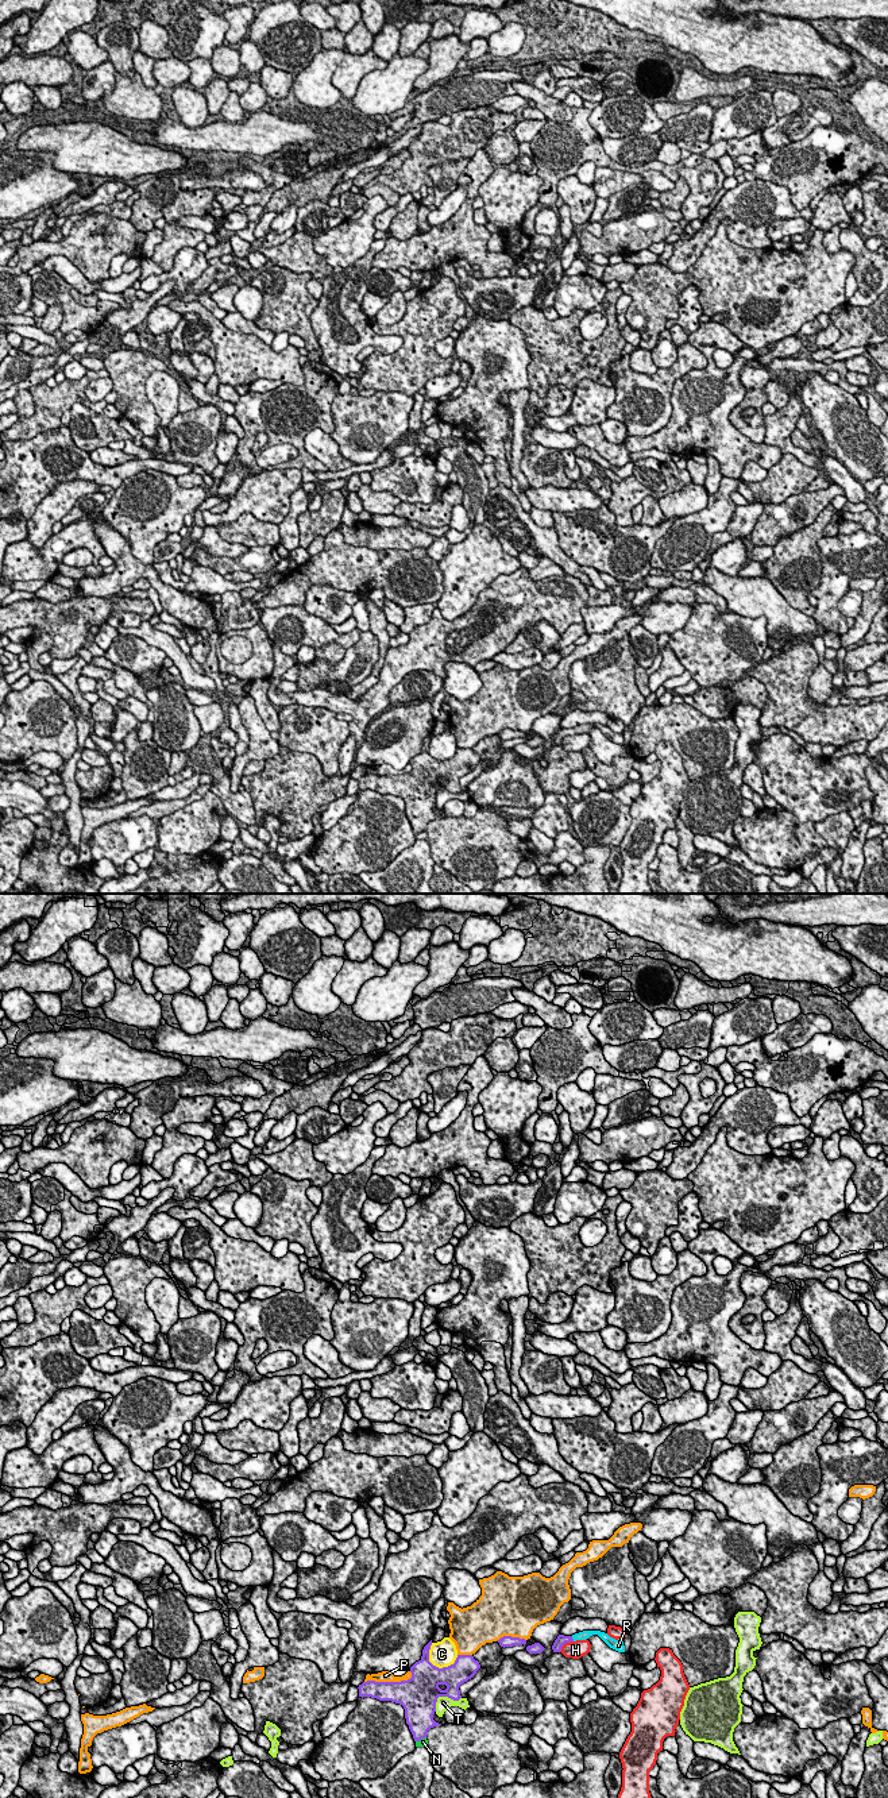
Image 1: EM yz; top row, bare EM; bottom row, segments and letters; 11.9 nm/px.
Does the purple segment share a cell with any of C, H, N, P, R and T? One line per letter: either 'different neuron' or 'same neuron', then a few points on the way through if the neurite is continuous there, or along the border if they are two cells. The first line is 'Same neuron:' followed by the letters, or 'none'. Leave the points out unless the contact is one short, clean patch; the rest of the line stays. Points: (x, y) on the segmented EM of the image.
Same neuron: R
C: different neuron
H: different neuron | along yz (572, 1640), (567, 1642), (559, 1651)
N: different neuron
P: different neuron
R: same neuron | across yz (562, 1639), (572, 1639), (583, 1635)
T: different neuron

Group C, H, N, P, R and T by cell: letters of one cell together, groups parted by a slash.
C / H / N / P / R / T

